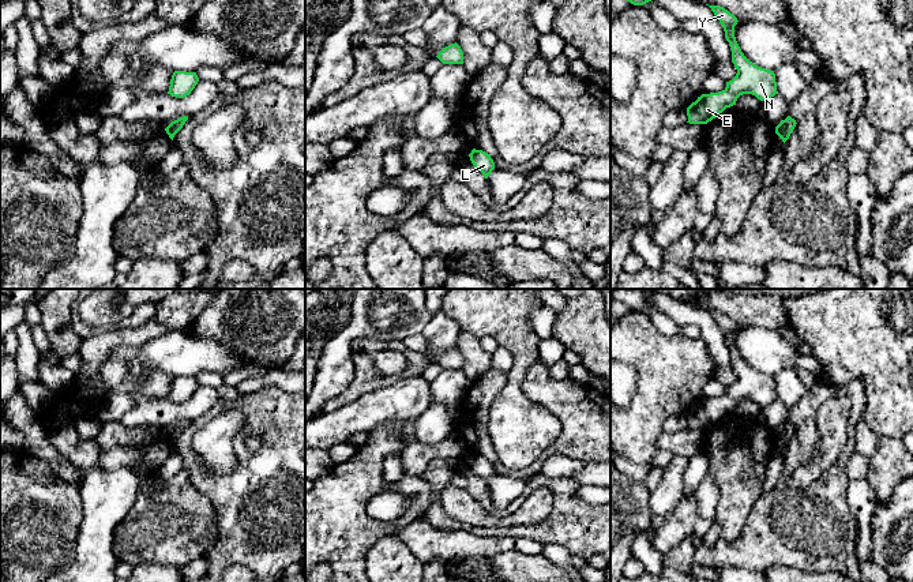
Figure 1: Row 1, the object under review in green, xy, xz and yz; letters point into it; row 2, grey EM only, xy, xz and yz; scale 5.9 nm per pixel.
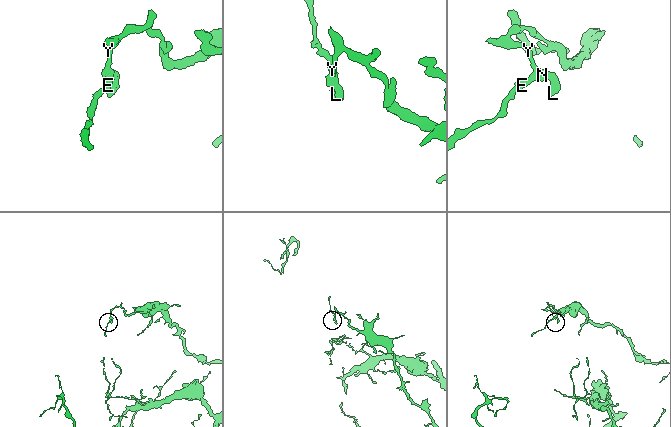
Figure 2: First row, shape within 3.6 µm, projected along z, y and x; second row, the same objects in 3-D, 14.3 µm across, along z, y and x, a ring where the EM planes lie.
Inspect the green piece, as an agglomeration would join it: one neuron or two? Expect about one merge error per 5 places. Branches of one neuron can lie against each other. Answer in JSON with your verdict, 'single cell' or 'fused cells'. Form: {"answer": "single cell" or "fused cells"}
{"answer": "single cell"}

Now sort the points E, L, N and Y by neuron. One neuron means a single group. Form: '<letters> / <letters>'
E L N Y

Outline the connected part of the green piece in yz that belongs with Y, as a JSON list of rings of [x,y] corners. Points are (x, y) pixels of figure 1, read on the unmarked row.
[[[709,312],[724,333],[725,343],[732,356],[732,368],[737,379],[732,386],[726,387],[722,397],[702,399],[687,413],[687,428],[690,429],[707,429],[726,413],[736,410],[737,403],[743,399],[752,399],[760,406],[770,405],[778,399],[774,376],[755,371],[741,357],[734,342],[737,323],[724,312]]]

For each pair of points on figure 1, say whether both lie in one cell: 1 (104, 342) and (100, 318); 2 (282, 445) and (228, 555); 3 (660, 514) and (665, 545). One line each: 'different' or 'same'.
1: different
2: same
3: different

